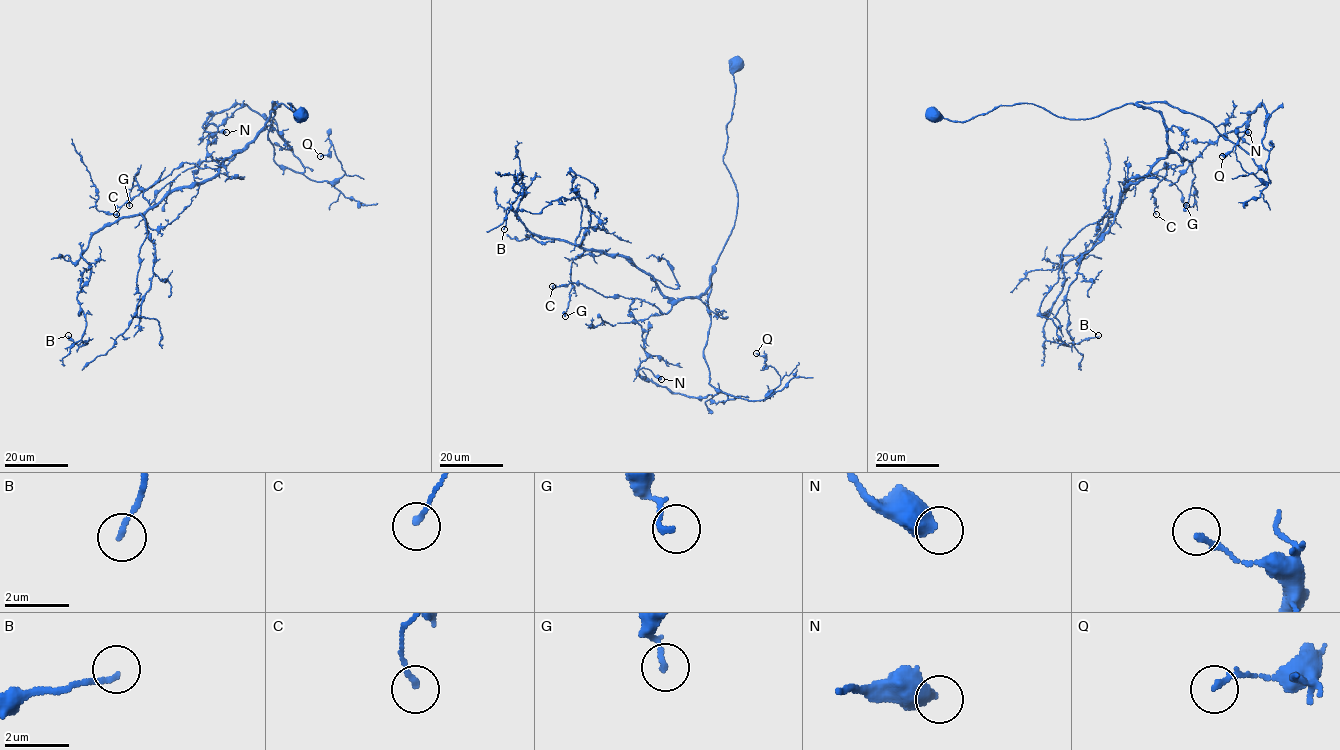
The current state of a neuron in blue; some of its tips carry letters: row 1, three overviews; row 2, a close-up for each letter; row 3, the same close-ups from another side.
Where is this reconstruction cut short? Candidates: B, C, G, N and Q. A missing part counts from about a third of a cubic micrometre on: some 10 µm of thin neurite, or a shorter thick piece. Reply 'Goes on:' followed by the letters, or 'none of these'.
Goes on: none of these

